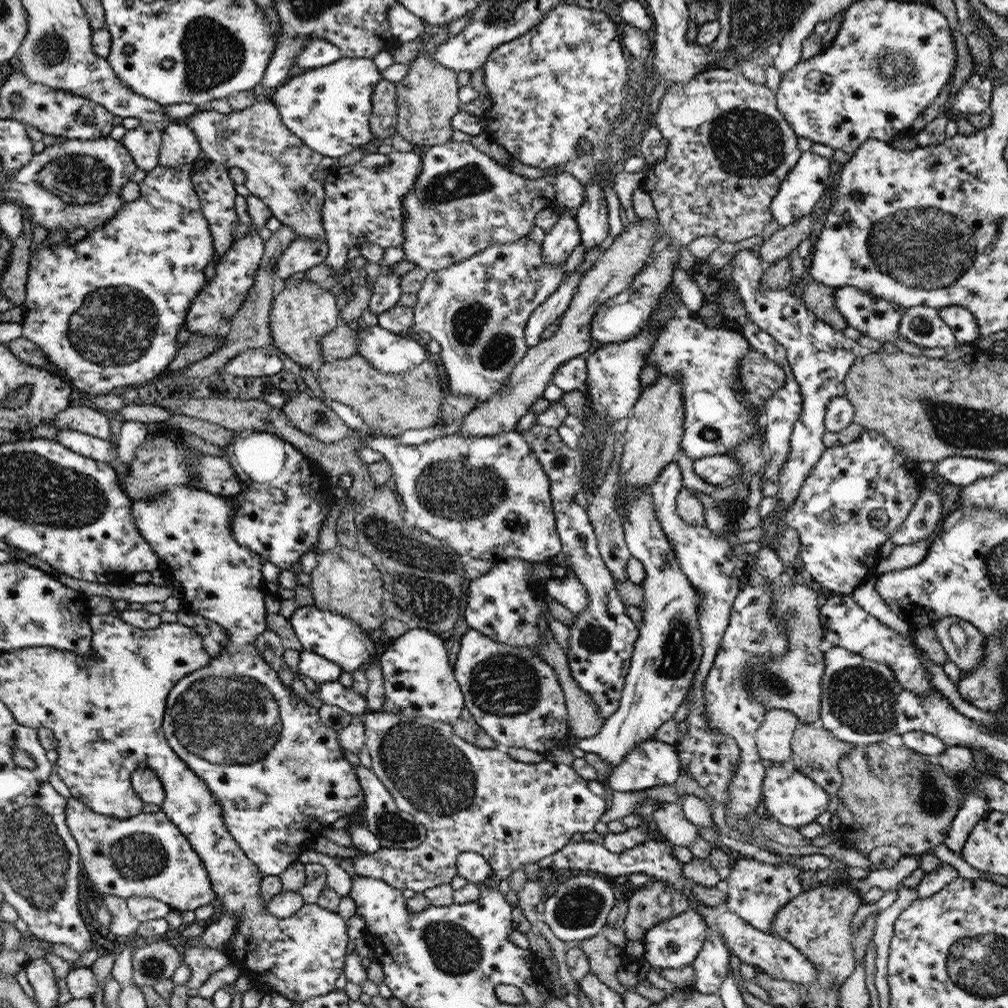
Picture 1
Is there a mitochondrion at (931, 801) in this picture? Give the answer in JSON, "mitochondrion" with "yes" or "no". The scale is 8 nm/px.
{"mitochondrion":"yes"}

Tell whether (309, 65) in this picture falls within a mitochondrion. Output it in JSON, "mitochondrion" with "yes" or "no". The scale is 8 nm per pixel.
{"mitochondrion":"no"}

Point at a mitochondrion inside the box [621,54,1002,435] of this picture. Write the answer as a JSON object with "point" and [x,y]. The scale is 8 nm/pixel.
{"point":[922,248]}

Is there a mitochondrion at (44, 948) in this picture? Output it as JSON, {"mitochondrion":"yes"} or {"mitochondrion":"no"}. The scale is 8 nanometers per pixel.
{"mitochondrion":"no"}

